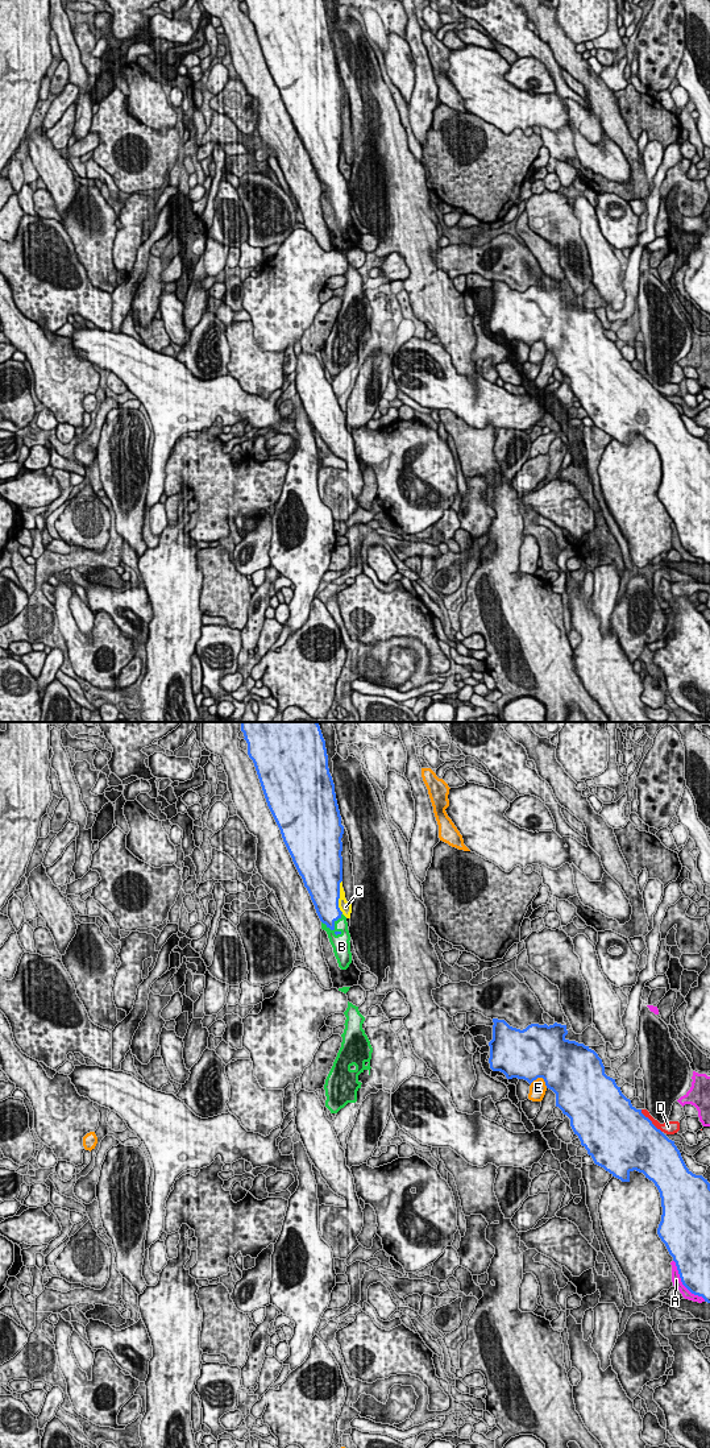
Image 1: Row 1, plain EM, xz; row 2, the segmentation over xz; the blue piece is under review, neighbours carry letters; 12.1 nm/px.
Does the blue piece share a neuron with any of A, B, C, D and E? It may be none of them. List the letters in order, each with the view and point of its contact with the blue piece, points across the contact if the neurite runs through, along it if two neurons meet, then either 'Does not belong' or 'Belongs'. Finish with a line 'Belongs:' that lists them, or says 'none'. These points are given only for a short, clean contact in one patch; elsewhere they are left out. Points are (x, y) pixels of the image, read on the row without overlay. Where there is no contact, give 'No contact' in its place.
A: Touches blue at xz (682, 546). Does not belong
B: Touches blue at xz (333, 187). Path across: xz (327, 169), (333, 187), (340, 204). Belongs
C: Touches blue at xz (339, 160). Does not belong
D: Touches blue at xz (651, 384). Does not belong
E: Touches blue at xz (540, 339). Does not belong
Belongs: B

